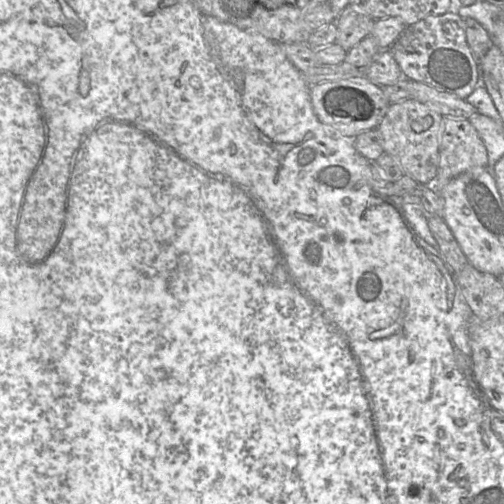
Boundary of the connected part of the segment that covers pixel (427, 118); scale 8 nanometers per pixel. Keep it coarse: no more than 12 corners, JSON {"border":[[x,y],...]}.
{"border":[[409,97],[389,104],[384,153],[418,184],[435,178],[443,116]]}

